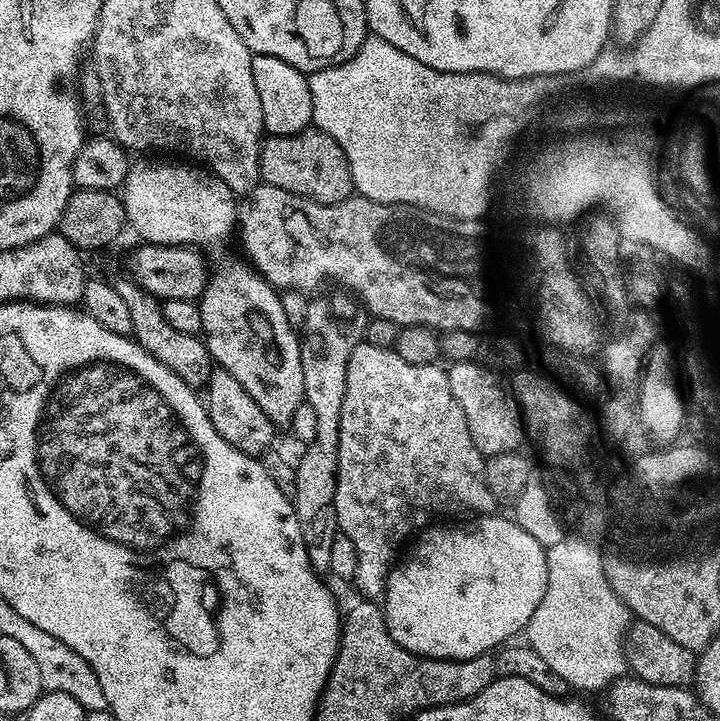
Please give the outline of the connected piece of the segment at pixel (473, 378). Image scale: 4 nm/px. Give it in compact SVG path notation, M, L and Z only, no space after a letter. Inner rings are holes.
M452 362L447 365L450 394L458 402L466 418L466 426L474 446L485 457L519 449L522 432L518 423L518 412L510 399L509 393L496 381L495 371L483 364L470 362ZM509 400L509 401L508 401Z

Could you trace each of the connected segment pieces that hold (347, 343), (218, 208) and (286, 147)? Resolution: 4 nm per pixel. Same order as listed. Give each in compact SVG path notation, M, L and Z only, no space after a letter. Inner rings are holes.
M332 290L328 292L320 301L309 303L306 315L306 329L312 336L321 336L324 344L301 343L300 357L302 358L302 386L304 387L304 403L309 404L314 409L314 414L318 414L318 434L313 444L307 445L303 449L300 461L295 461L297 477L294 481L294 494L291 498L292 505L298 518L298 526L302 526L302 542L306 546L306 558L310 560L310 566L317 574L328 572L330 566L330 553L334 546L332 541L338 534L338 529L334 523L334 513L331 509L332 499L336 493L336 471L338 470L338 430L340 429L340 410L342 408L342 398L346 388L346 366L352 353L353 341L357 339L362 328L360 312L362 308L359 303L347 291Z
M160 160L157 164L133 165L128 172L128 176L122 185L121 199L124 201L124 209L127 212L129 225L138 232L140 238L149 244L187 244L189 246L205 246L204 244L216 244L219 240L224 240L228 235L233 235L234 229L238 224L238 204L234 199L234 193L226 186L226 182L219 180L214 173L209 172L203 166L197 166L192 162L180 162L184 164L167 164L166 161Z
M309 126L292 136L269 135L260 145L260 178L295 196L319 204L337 204L353 195L352 175L342 146L330 134Z

